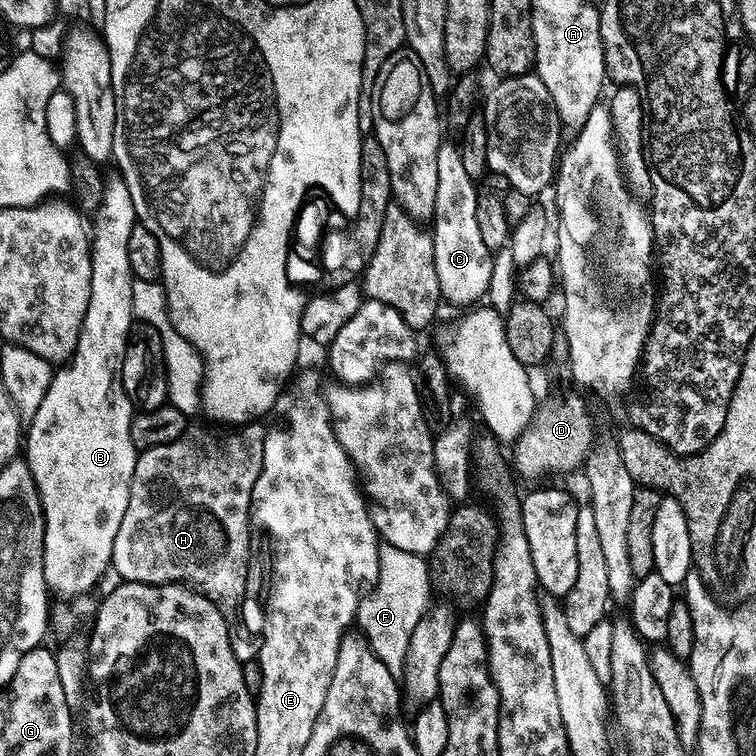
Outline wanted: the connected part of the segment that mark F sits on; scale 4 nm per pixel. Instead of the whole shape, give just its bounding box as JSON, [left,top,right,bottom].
[355,543,434,677]

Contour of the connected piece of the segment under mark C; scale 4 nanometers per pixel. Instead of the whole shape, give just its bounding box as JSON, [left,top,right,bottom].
[430,140,493,306]

